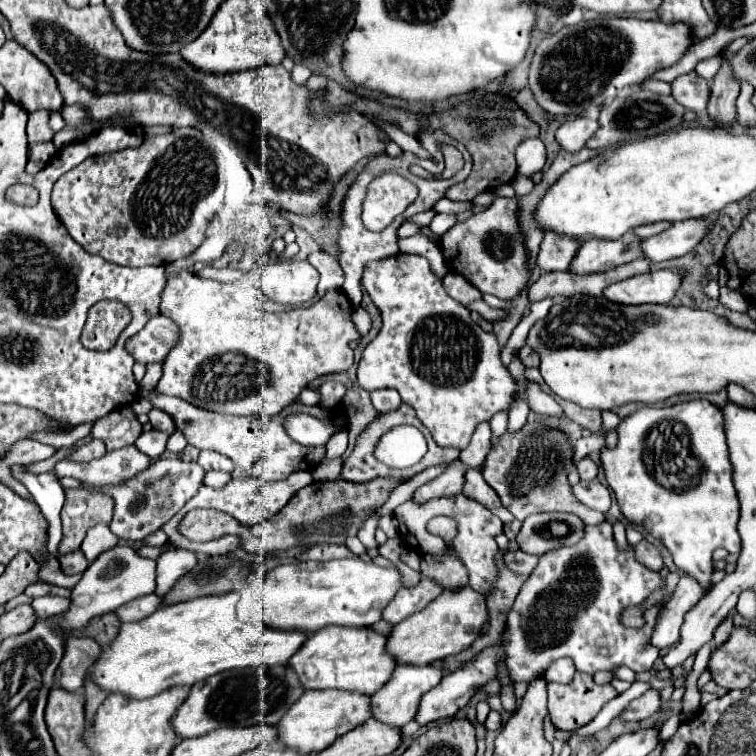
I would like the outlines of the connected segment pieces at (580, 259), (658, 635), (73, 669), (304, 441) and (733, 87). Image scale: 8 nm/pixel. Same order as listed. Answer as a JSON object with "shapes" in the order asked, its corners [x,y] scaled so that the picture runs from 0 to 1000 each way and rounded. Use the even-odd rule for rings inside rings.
{"shapes":[[[[832,307],[808,320],[776,317],[774,325],[769,325],[763,339],[758,341],[755,357],[769,362],[784,362],[798,357],[811,357],[821,349],[845,344],[845,341],[851,341],[848,315]]],[[[903,759],[890,788],[885,796],[874,804],[874,817],[869,823],[869,836],[864,839],[861,849],[869,849],[869,857],[890,854],[901,841],[901,825],[906,812],[927,794],[933,780],[925,770],[919,770],[914,762]]],[[[91,841],[86,847],[83,873],[78,876],[78,886],[81,886],[78,905],[81,905],[81,910],[86,910],[91,915],[107,913],[110,899],[112,899],[112,889],[131,870],[131,865],[134,865],[134,854],[123,844]]],[[[382,548],[374,558],[377,571],[398,590],[427,590],[435,579],[451,569],[456,561],[456,548],[443,548],[435,558],[427,558],[409,548]]],[[[956,79],[951,95],[940,106],[940,127],[935,135],[935,148],[951,156],[951,164],[967,167],[972,161],[972,132],[978,127],[978,111],[970,103],[967,85]]]]}

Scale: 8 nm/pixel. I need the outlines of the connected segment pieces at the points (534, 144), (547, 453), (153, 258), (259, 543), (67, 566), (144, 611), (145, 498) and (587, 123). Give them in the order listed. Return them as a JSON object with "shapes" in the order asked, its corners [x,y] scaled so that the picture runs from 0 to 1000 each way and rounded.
{"shapes":[[[[714,183],[692,187],[683,197],[684,230],[702,235],[717,225],[722,210],[722,196]]],[[[697,558],[684,571],[668,571],[660,577],[657,587],[649,593],[639,611],[642,638],[660,653],[663,664],[684,688],[694,688],[710,677],[753,677],[763,680],[774,693],[798,690],[800,683],[790,675],[769,667],[750,638],[750,627],[758,622],[758,587],[753,577],[742,569],[726,566],[721,561]]],[[[231,169],[224,177],[213,177],[213,180],[202,180],[194,183],[184,196],[171,196],[171,198],[160,198],[160,201],[144,201],[144,204],[131,204],[131,206],[118,206],[112,214],[107,214],[104,220],[99,220],[97,225],[91,225],[89,230],[83,230],[75,243],[70,246],[67,254],[67,267],[70,275],[75,280],[75,286],[81,288],[81,294],[86,296],[86,302],[91,304],[91,310],[120,336],[131,336],[144,347],[160,349],[160,352],[221,352],[237,341],[247,341],[253,339],[271,317],[271,302],[274,294],[279,291],[279,286],[287,283],[287,278],[295,275],[295,265],[298,265],[298,235],[292,235],[292,225],[284,214],[284,206],[279,201],[279,196],[271,188],[271,180],[261,172],[261,169]]],[[[504,632],[504,635],[493,635],[493,638],[483,638],[483,640],[462,640],[456,635],[440,635],[440,638],[414,638],[403,646],[398,646],[380,667],[374,675],[369,675],[364,683],[358,683],[356,688],[340,693],[340,696],[313,696],[313,712],[319,714],[319,725],[324,725],[327,730],[337,730],[345,733],[351,728],[380,728],[380,725],[406,725],[411,720],[419,717],[433,717],[433,720],[454,720],[459,709],[470,709],[475,693],[501,669],[509,667],[509,661],[515,659],[515,653],[520,651],[520,646],[525,643],[525,638],[520,638],[517,632]]],[[[107,728],[78,735],[78,743],[81,743],[81,754],[86,759],[107,759],[118,749],[118,743],[115,743],[115,738],[110,735]]],[[[194,786],[194,788],[184,788],[184,791],[163,799],[152,812],[155,812],[157,823],[181,823],[181,820],[189,820],[197,812],[202,812],[210,799],[213,799],[210,788]]],[[[210,606],[197,616],[197,622],[189,622],[187,627],[181,627],[181,632],[165,638],[165,643],[155,643],[155,646],[112,643],[112,646],[134,648],[152,661],[147,704],[160,717],[179,717],[179,714],[189,714],[192,709],[210,701],[218,690],[224,690],[247,667],[247,661],[255,659],[261,648],[269,643],[269,630],[271,622],[263,614],[242,611],[237,606]]],[[[774,153],[747,156],[747,161],[737,172],[737,188],[742,190],[742,196],[753,201],[763,201],[790,175],[790,169],[792,169],[792,161],[779,159]]]]}

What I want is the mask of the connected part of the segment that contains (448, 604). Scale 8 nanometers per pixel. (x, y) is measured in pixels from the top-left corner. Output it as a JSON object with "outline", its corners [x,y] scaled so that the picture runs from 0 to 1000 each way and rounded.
{"outline":[[[623,775],[589,780],[578,788],[562,807],[544,812],[533,823],[522,825],[515,839],[512,860],[525,868],[528,878],[573,878],[594,868],[602,868],[618,860],[636,839],[639,825],[644,825],[644,799],[642,788],[628,783]]]}

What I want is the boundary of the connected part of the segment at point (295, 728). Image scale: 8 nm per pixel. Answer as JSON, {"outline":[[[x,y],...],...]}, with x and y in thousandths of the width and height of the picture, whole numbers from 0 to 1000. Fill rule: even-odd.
{"outline":[[[406,913],[366,958],[369,984],[398,997],[422,997],[446,976],[491,950],[491,923],[459,913]]]}

